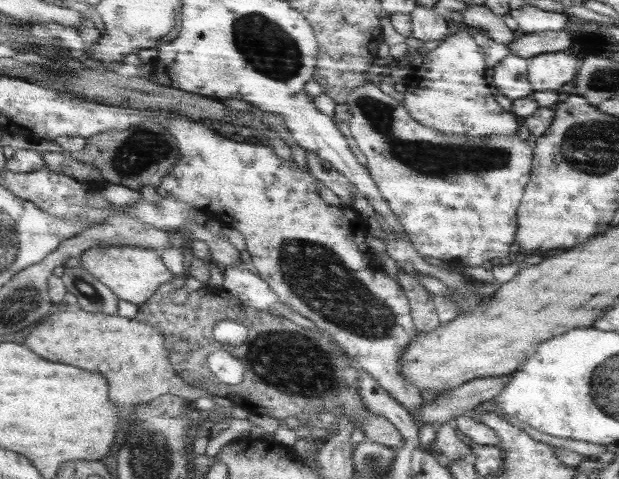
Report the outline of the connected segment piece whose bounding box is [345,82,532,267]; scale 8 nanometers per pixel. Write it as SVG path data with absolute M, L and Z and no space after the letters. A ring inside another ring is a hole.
M376 82L357 86L347 97L346 104L352 117L346 122L345 129L350 131L359 150L367 157L366 167L373 180L400 218L412 247L422 257L434 263L452 263L463 267L479 266L491 258L506 261L509 245L514 242L516 208L529 180L532 148L526 141L517 135L491 135L461 146L459 154L459 144L451 142L459 142L459 138L445 138L411 118L404 103L385 94Z

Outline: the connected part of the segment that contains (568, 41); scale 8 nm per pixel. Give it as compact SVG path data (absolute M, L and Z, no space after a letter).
M567 30L518 35L506 44L513 56L529 59L541 53L561 52L571 48L573 40Z

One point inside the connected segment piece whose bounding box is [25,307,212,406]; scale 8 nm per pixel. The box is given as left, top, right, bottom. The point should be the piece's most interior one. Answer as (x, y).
(131, 355)

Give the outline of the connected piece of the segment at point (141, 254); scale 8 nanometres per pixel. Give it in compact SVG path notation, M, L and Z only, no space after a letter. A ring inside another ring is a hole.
M131 245L96 246L86 250L81 263L99 282L104 282L114 294L125 302L143 304L161 286L171 282L177 275L166 265L162 254L149 247Z

